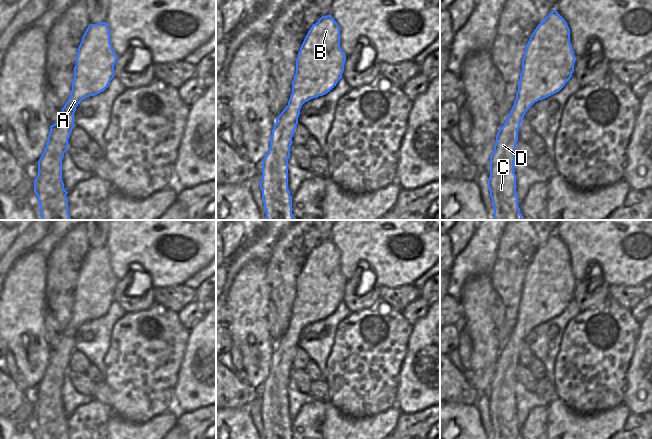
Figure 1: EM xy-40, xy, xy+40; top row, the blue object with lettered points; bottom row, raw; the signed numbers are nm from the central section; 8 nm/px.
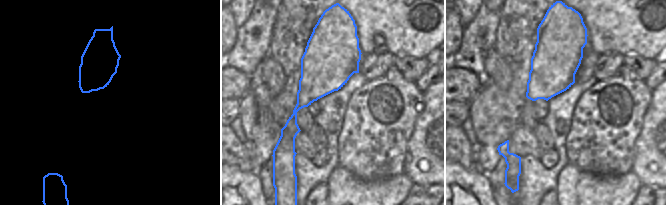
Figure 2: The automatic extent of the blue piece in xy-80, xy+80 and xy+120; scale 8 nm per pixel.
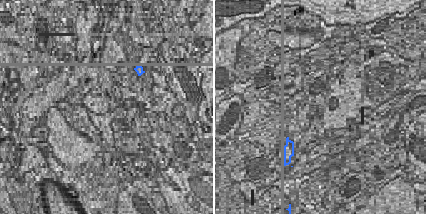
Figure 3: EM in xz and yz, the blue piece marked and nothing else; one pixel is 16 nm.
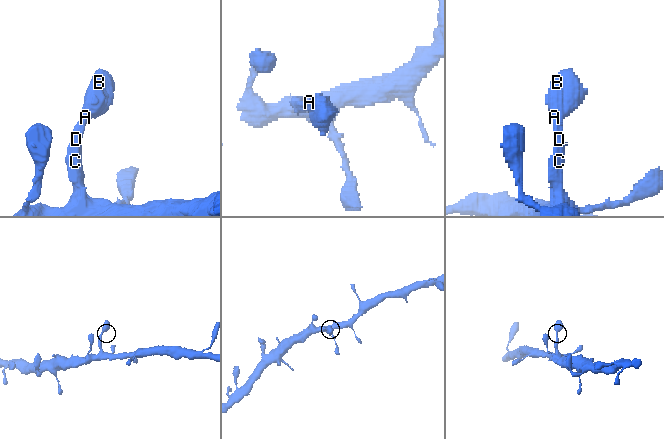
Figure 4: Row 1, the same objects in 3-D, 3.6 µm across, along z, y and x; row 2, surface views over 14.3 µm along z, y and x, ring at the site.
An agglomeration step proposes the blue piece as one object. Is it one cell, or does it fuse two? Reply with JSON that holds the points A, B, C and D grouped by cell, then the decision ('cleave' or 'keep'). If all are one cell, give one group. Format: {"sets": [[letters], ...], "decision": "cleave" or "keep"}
{"sets": [["A", "B", "C", "D"]], "decision": "keep"}

